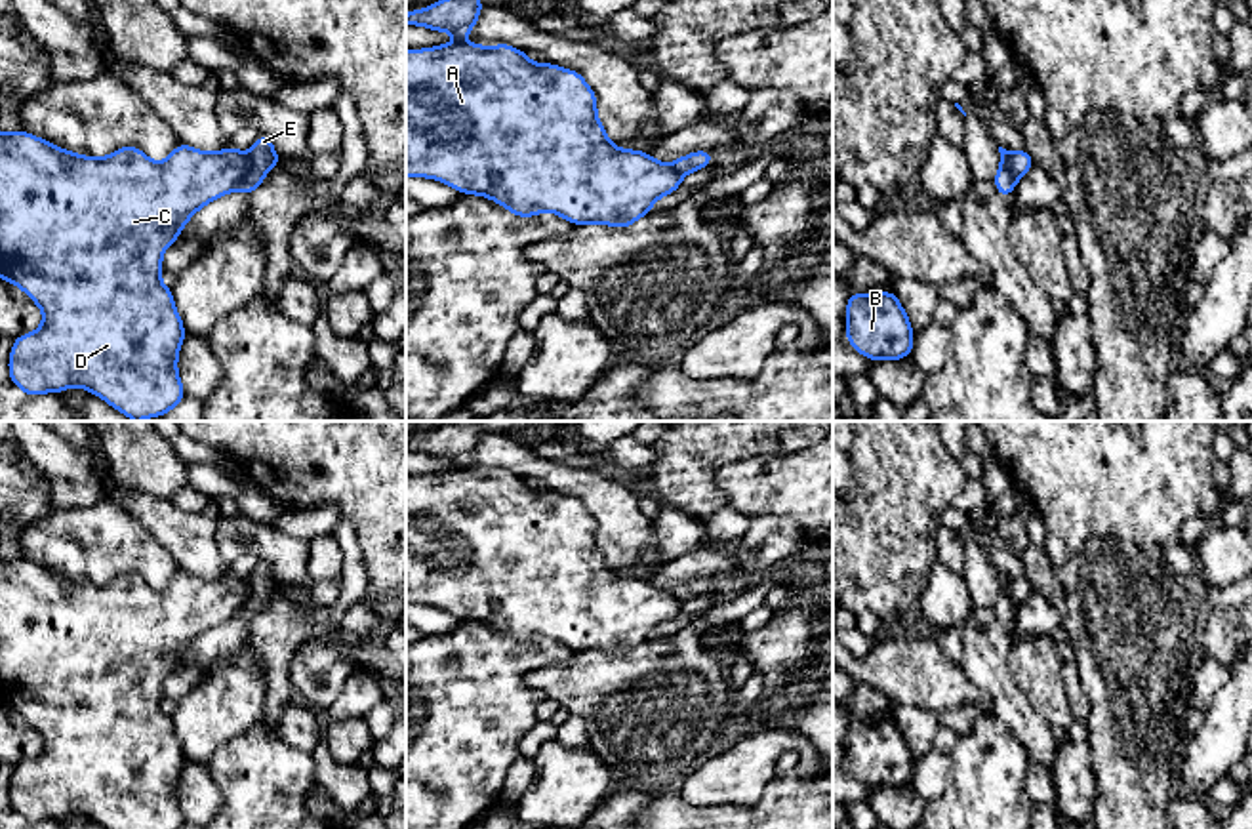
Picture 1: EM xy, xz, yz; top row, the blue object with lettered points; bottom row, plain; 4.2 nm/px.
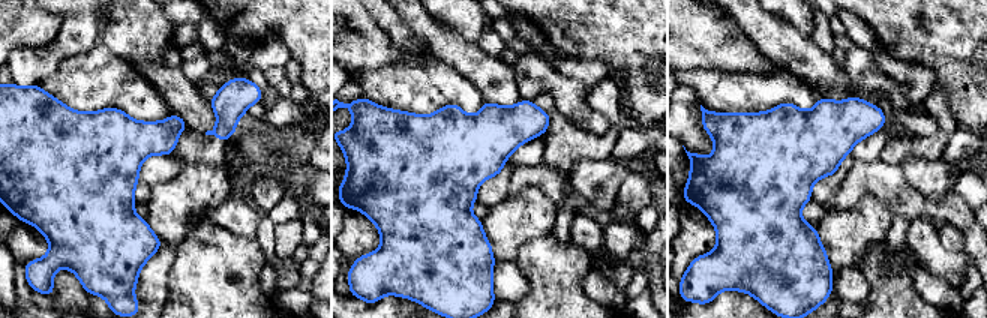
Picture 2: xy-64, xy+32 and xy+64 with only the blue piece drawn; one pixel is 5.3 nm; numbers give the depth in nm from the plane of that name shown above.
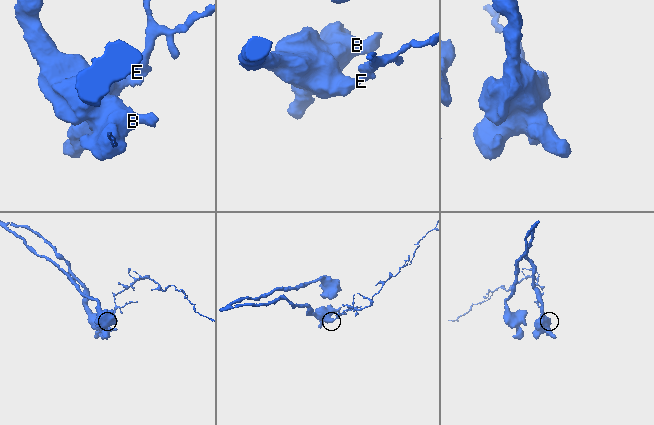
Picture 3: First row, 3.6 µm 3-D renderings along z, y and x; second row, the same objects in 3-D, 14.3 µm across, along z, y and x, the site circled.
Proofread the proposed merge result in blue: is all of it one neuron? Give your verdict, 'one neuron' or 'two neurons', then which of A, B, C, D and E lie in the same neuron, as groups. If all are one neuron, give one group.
two neurons; A B C D / E

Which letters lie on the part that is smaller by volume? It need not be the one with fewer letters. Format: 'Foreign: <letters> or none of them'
Foreign: E

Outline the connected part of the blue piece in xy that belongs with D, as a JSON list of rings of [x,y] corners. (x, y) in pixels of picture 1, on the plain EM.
[[[25,556],[0,558],[0,707],[17,711],[44,739],[34,760],[13,766],[8,787],[11,810],[29,823],[82,814],[105,829],[181,829],[187,821],[177,802],[177,781],[187,758],[172,715],[160,709],[162,680],[191,642],[229,621],[248,596],[248,581],[232,572],[202,579],[179,570],[166,589],[152,589],[133,572],[93,585]]]

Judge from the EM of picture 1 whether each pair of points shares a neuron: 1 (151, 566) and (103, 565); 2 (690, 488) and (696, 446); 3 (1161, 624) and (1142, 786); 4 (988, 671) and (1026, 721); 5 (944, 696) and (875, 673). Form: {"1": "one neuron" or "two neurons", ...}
{"1": "one neuron", "2": "one neuron", "3": "one neuron", "4": "one neuron", "5": "one neuron"}

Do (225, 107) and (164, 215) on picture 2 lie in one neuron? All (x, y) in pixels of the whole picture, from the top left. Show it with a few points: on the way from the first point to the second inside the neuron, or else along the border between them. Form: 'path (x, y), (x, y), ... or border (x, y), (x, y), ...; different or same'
path (221, 134), (203, 156), (203, 176), (191, 188); same

